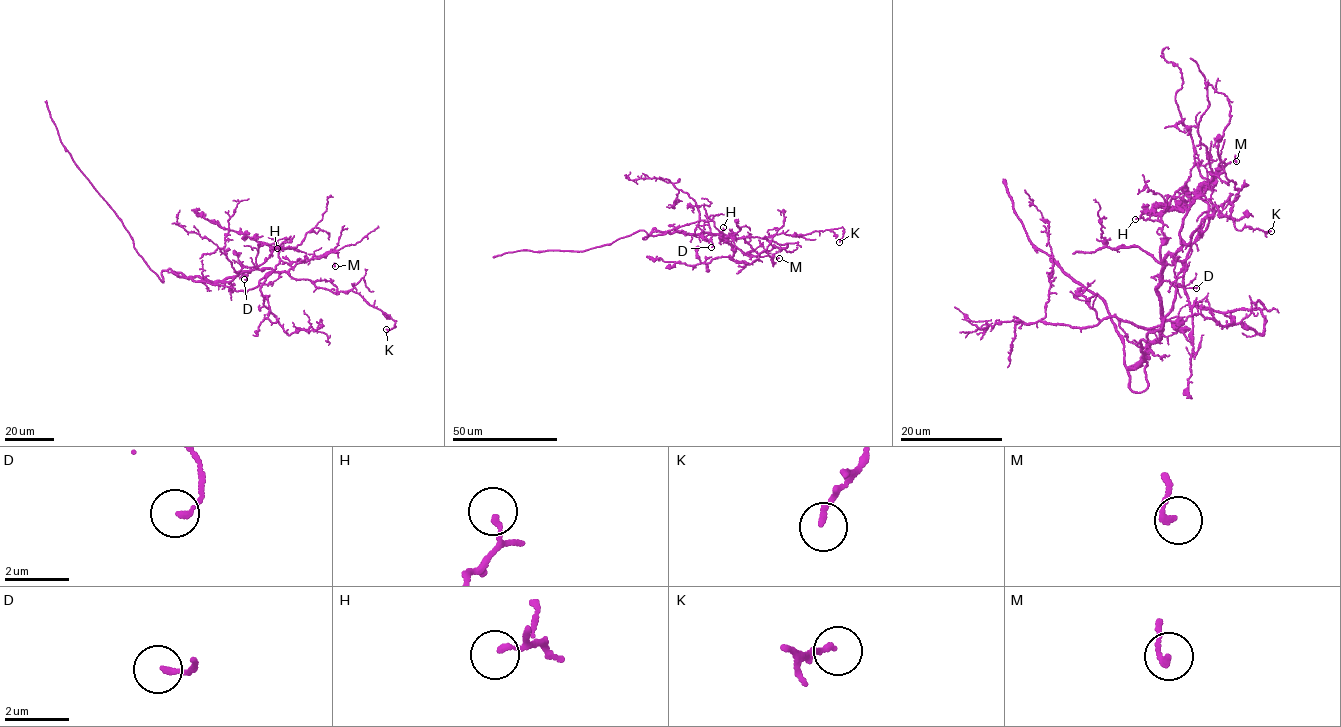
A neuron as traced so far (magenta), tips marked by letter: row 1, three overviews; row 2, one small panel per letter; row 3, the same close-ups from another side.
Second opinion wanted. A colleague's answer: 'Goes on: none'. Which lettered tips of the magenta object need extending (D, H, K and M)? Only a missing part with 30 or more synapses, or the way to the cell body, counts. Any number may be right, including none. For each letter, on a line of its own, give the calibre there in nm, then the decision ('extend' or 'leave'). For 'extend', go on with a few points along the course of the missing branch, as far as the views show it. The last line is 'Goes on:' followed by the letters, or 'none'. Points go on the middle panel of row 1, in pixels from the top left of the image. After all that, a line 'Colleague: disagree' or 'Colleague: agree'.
D: 150 nm thick; leave
H: 100 nm thick; leave
K: 140 nm thick; leave
M: 160 nm thick; leave
Goes on: none
Colleague: agree

